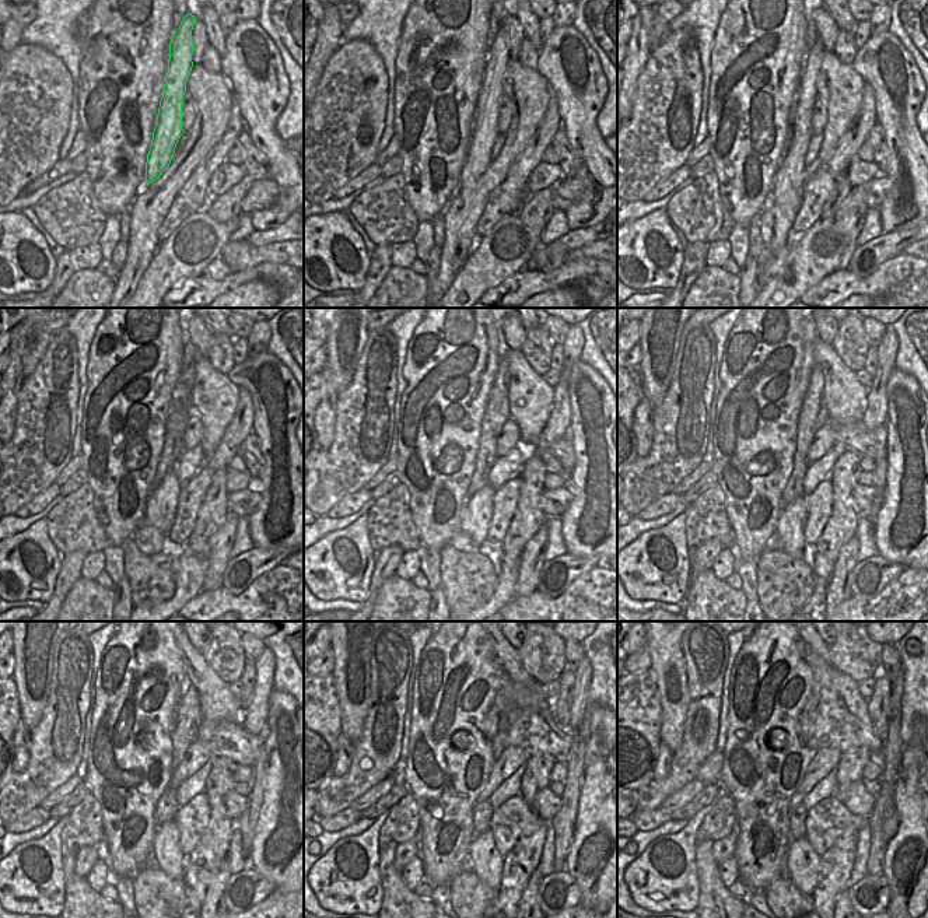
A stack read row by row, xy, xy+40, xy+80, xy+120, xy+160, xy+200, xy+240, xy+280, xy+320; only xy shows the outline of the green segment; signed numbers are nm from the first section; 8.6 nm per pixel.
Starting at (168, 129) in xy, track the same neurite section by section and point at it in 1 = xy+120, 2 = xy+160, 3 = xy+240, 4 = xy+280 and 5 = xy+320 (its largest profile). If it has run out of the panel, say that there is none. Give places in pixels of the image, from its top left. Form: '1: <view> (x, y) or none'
1: xy+120 (160, 512)
2: xy+160 (475, 518)
3: xy+240 (165, 844)
4: xy+280 (487, 862)
5: xy+320 (802, 861)

